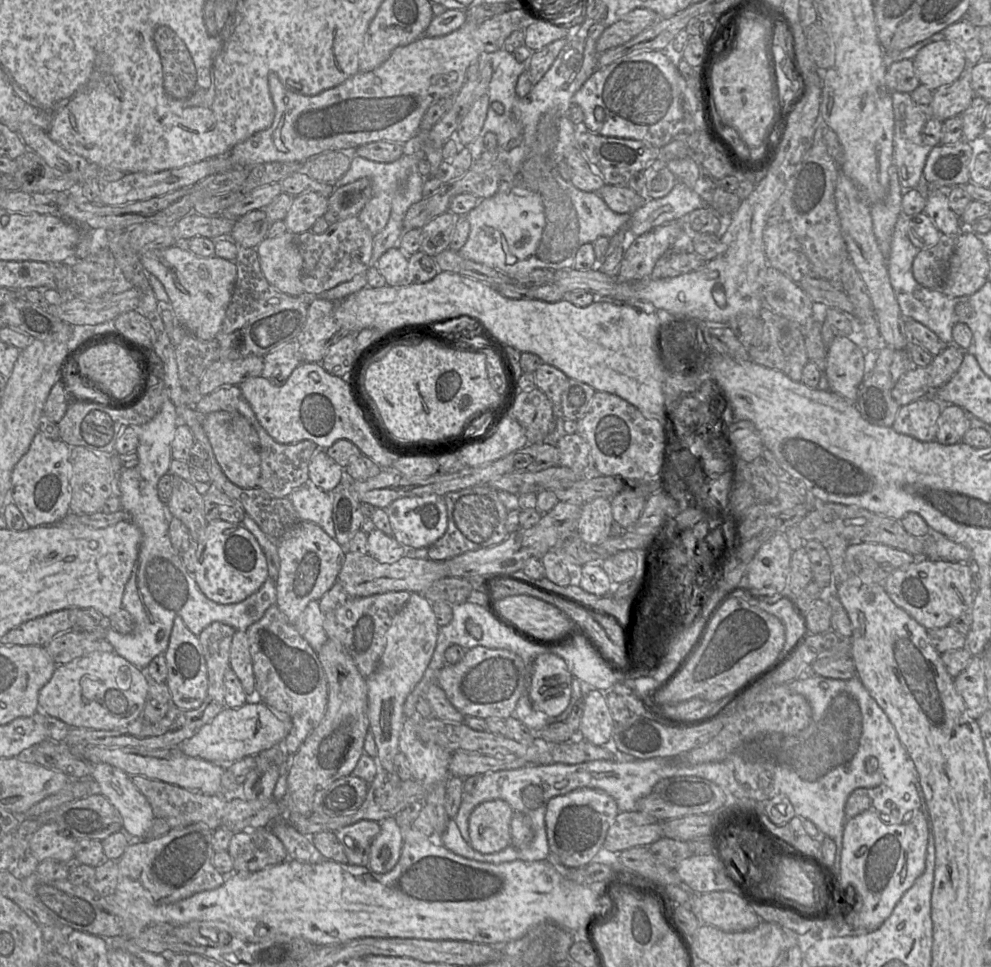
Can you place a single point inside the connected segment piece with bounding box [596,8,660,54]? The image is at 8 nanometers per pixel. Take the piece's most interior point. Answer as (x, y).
(633, 23)

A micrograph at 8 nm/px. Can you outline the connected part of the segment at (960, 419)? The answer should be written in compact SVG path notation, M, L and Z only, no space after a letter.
M954 404L943 406L937 425L935 441L946 445L961 442L967 430L972 428L970 415Z

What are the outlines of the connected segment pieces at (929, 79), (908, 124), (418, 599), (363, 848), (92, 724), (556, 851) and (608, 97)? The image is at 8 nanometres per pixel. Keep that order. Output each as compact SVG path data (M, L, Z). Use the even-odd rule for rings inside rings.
M942 39L921 48L913 66L920 84L935 90L957 80L969 65L957 44Z
M892 91L891 97L894 111L893 164L897 168L901 187L909 190L924 185L923 169L930 149L934 146L923 143L921 130L930 116L926 107L921 107L912 100L910 93Z
M411 592L408 601L395 614L386 632L384 651L376 670L366 678L368 688L368 719L377 747L377 756L382 768L394 774L394 758L399 753L399 738L406 717L403 707L408 695L422 679L436 647L439 626L431 602L421 593Z
M361 820L334 833L343 847L349 864L369 867L371 844L380 830L380 823Z
M92 652L56 666L49 682L39 691L39 711L65 722L71 728L116 730L138 719L148 695L149 678L122 656Z
M578 788L553 797L545 816L550 852L567 868L588 865L603 847L608 829L619 812L615 799L599 789Z
M643 51L626 55L612 64L597 69L574 94L573 105L578 105L584 112L586 128L605 137L634 139L662 148L675 137L684 136L684 93L688 87L686 79L677 66L682 55L670 55L666 51ZM601 107L606 114L604 121L597 121L595 109Z

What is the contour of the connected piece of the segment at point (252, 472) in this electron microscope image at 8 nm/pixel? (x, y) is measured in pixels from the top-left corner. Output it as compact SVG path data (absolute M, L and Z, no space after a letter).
M217 411L202 417L202 427L228 479L241 488L256 487L261 471L260 442L252 424L237 412Z

